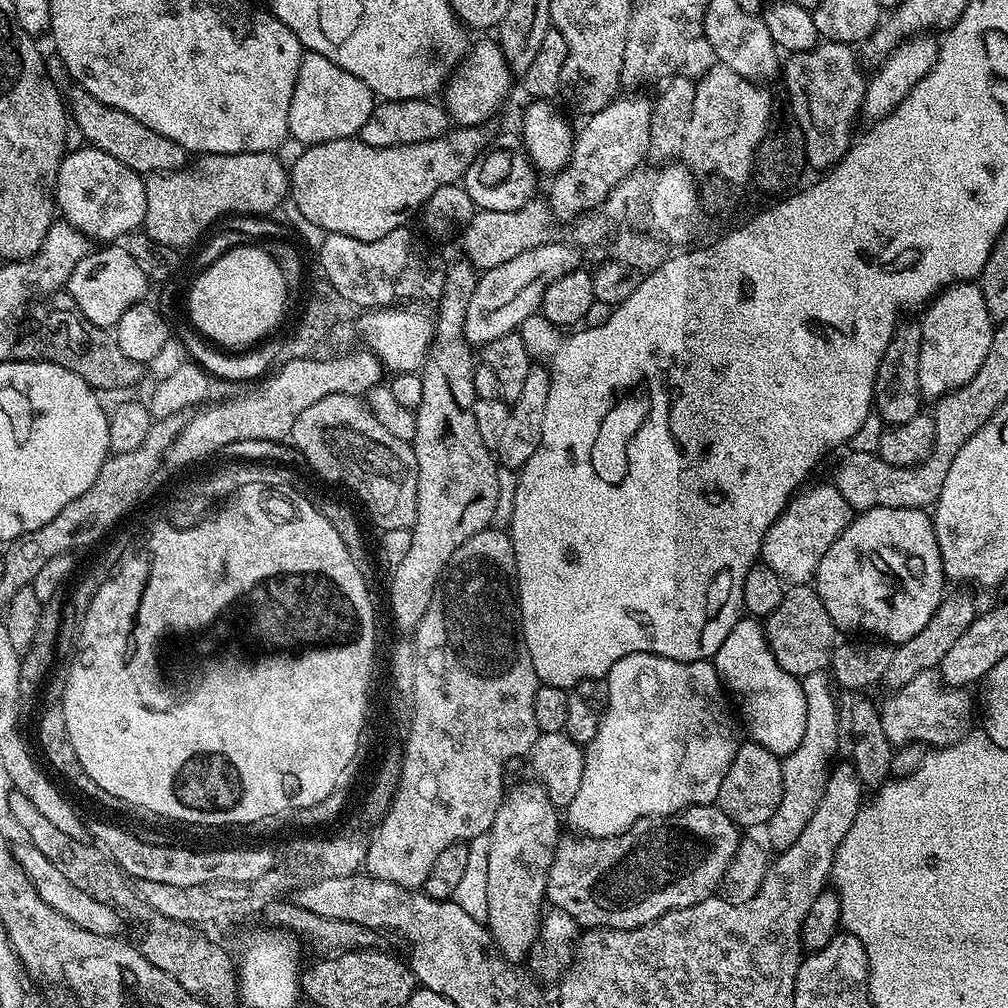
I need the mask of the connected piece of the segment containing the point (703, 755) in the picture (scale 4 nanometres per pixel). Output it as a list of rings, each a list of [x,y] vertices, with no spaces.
[[[635,652],[614,662],[614,666],[608,671],[606,683],[608,683],[608,709],[603,709],[598,730],[592,741],[586,745],[582,782],[571,804],[567,805],[567,823],[569,820],[576,827],[575,831],[585,836],[617,836],[619,832],[625,832],[635,820],[641,820],[644,816],[669,816],[680,812],[683,808],[692,808],[696,804],[711,805],[722,786],[724,772],[738,747],[736,732],[732,729],[732,716],[728,713],[727,702],[724,701],[725,689],[722,687],[720,674],[715,667],[707,659],[689,662],[671,660],[665,656],[657,656],[654,652]]]

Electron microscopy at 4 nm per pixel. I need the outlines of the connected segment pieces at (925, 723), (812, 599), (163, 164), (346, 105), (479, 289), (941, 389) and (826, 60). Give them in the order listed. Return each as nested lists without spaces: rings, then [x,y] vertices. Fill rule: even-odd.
[[[939,671],[919,672],[910,682],[891,693],[885,704],[879,705],[882,730],[885,738],[894,746],[912,741],[920,741],[934,748],[956,744],[969,733],[970,720],[968,711],[972,708],[972,700],[964,688],[945,686]]]
[[[811,583],[793,584],[785,591],[778,610],[774,610],[772,615],[767,617],[766,631],[776,659],[784,665],[786,671],[793,674],[827,669],[832,649],[838,644],[836,624]]]
[[[76,88],[70,100],[70,120],[73,125],[80,127],[87,143],[93,148],[100,148],[110,153],[120,163],[124,163],[130,171],[137,174],[155,174],[158,172],[174,172],[189,163],[189,153],[178,142],[150,130],[142,122],[138,122],[121,108],[105,104],[99,95],[83,92]]]
[[[317,52],[301,55],[288,115],[288,130],[293,141],[301,140],[301,145],[311,146],[326,140],[355,137],[370,118],[373,107],[374,93],[360,77],[342,70],[330,58]]]
[[[556,243],[534,246],[510,258],[510,262],[502,262],[502,266],[487,269],[477,279],[476,286],[468,297],[466,310],[464,338],[469,345],[483,346],[494,342],[494,338],[515,333],[525,320],[533,319],[541,311],[550,282],[581,267],[578,249],[571,248],[568,244]]]
[[[953,282],[943,289],[927,307],[928,317],[922,320],[920,330],[920,353],[918,354],[918,382],[920,395],[925,401],[939,401],[941,396],[948,395],[955,388],[961,388],[974,374],[978,374],[978,366],[986,362],[986,354],[992,345],[994,321],[986,310],[986,302],[982,298],[982,290],[976,282]]]
[[[826,40],[808,51],[791,53],[782,66],[791,111],[803,130],[805,161],[817,172],[835,167],[848,152],[852,144],[852,124],[863,109],[867,81],[860,72],[854,52],[851,45]]]

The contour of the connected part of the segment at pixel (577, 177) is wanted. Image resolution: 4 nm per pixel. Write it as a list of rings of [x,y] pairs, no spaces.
[[[624,96],[607,104],[600,112],[591,113],[588,125],[575,133],[575,140],[569,160],[565,167],[551,177],[552,189],[548,192],[546,203],[552,209],[553,215],[560,221],[583,217],[591,208],[599,209],[612,190],[620,185],[627,176],[637,171],[649,155],[650,146],[650,118],[652,117],[653,101],[644,96]]]

